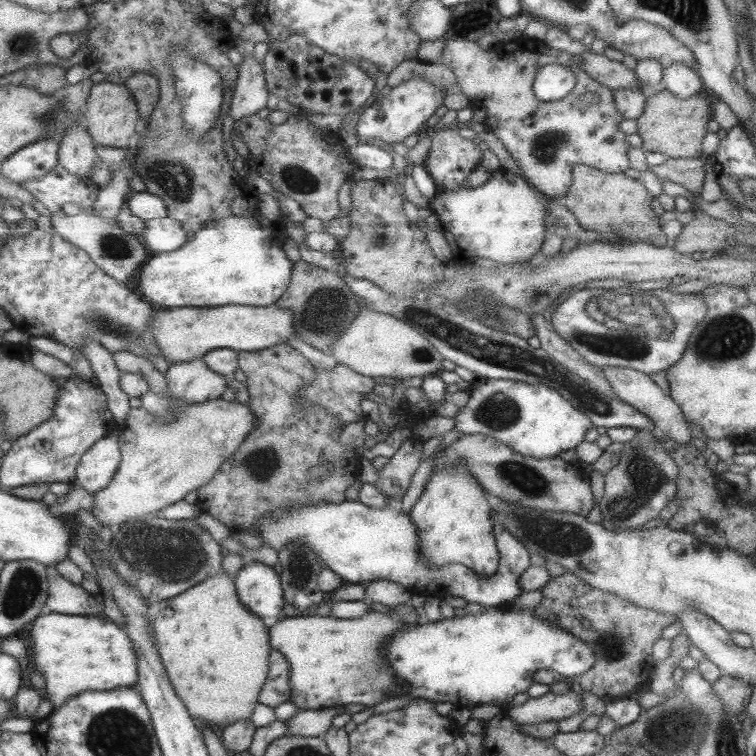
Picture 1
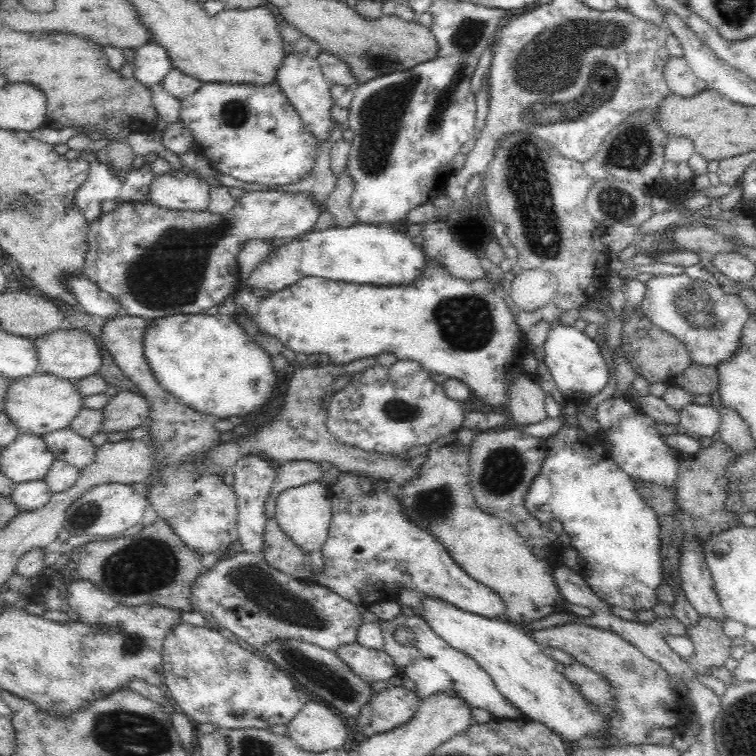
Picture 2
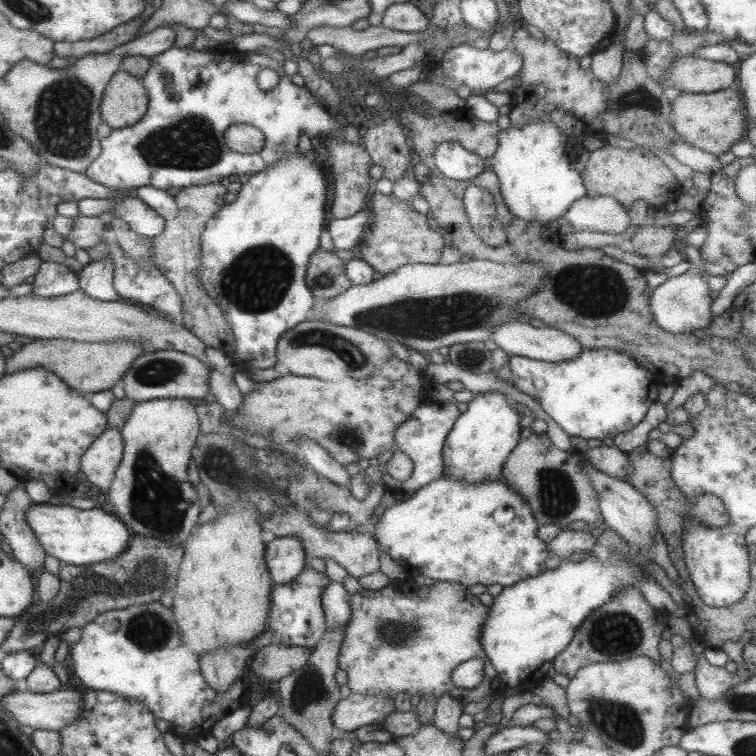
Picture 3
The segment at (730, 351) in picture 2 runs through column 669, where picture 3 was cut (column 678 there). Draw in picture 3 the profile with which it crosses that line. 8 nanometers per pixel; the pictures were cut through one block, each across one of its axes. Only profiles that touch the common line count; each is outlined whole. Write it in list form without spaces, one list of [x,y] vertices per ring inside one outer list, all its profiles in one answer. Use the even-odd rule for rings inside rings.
[[[692,265],[684,274],[669,277],[650,294],[650,307],[654,320],[662,329],[674,334],[692,333],[694,329],[708,328],[713,320],[712,302],[708,280],[698,265]]]

